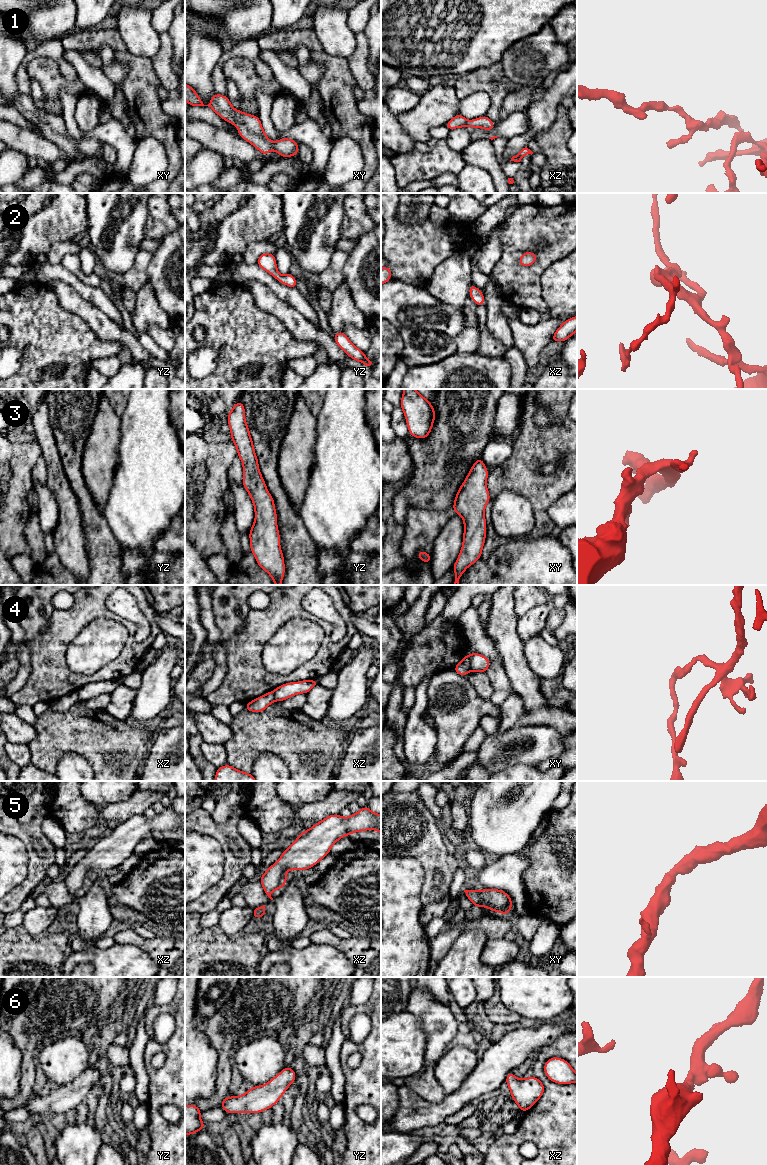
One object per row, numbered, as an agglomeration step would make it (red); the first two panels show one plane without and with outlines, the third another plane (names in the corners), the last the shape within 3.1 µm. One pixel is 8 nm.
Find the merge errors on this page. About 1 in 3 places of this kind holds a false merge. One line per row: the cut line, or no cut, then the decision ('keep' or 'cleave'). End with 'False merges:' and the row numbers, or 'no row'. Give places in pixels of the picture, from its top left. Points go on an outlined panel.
1: cut none; keep
2: cut none; keep
3: cut none; keep
4: cut xy (468, 655), (470, 669); cleave
5: cut none; keep
6: cut none; keep
False merges: 4

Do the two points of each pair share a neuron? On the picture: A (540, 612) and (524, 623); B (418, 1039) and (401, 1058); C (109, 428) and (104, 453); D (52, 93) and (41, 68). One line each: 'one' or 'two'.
A: one
B: one
C: one
D: one

